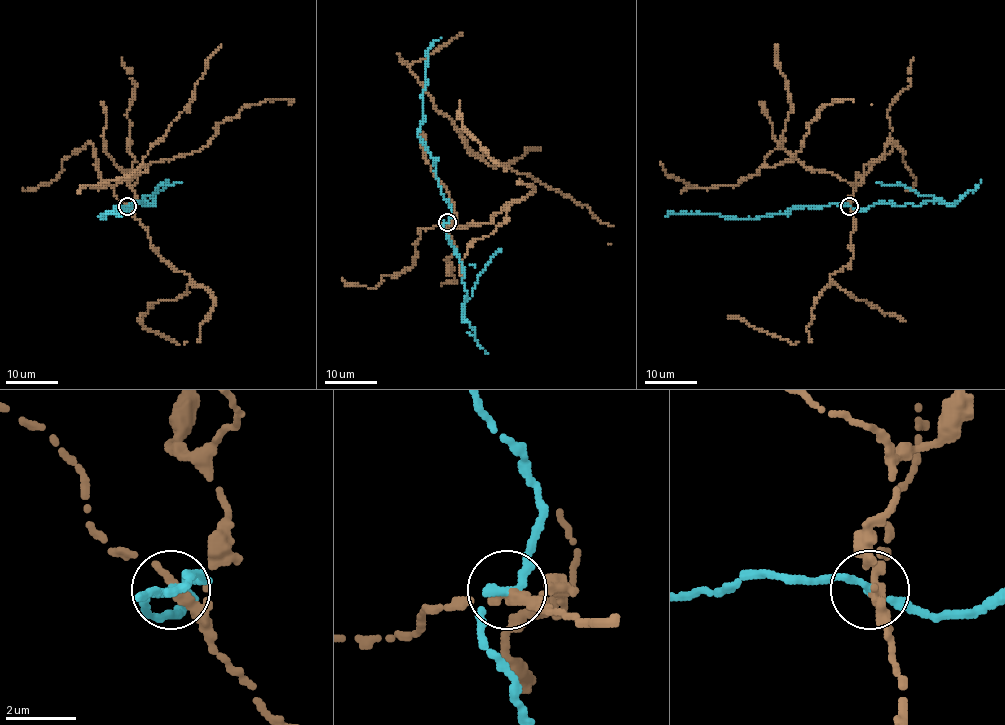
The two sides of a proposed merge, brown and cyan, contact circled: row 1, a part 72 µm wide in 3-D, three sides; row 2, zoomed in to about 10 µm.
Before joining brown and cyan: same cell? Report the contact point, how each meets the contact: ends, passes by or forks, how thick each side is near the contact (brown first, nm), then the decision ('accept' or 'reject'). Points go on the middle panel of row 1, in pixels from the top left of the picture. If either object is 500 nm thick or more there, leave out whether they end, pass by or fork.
(447, 222) | brown passes by | cyan passes by | 280/200 nm | reject

